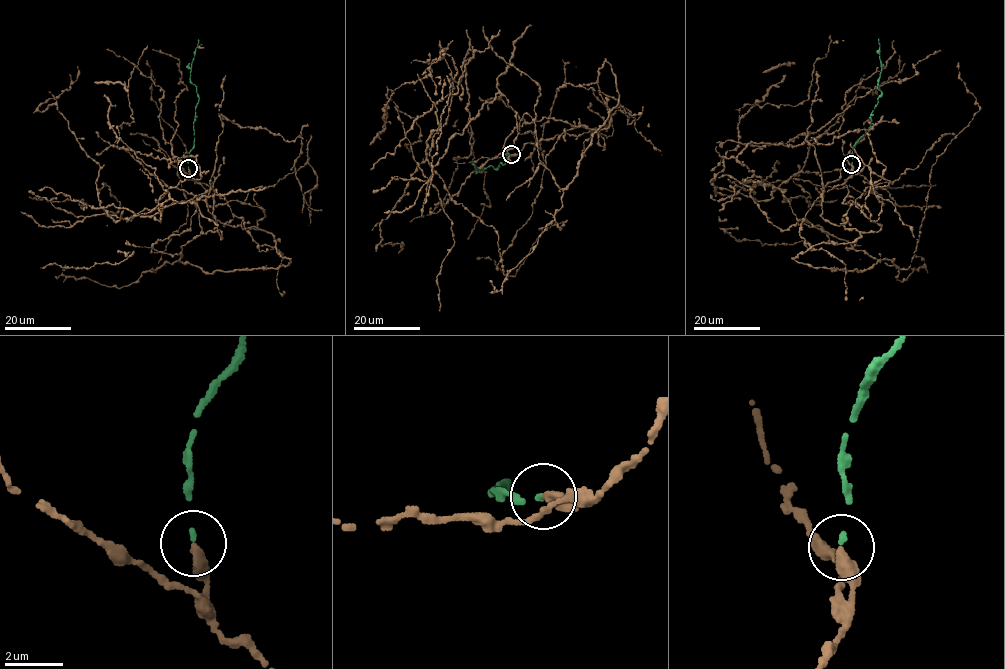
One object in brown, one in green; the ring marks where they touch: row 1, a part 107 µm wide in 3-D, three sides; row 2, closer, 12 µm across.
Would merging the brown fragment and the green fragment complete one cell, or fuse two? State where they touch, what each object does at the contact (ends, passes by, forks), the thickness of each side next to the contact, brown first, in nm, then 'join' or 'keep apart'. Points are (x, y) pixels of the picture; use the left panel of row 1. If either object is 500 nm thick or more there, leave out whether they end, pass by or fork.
(188, 168) | brown ends | green ends | 360/130 nm | keep apart

